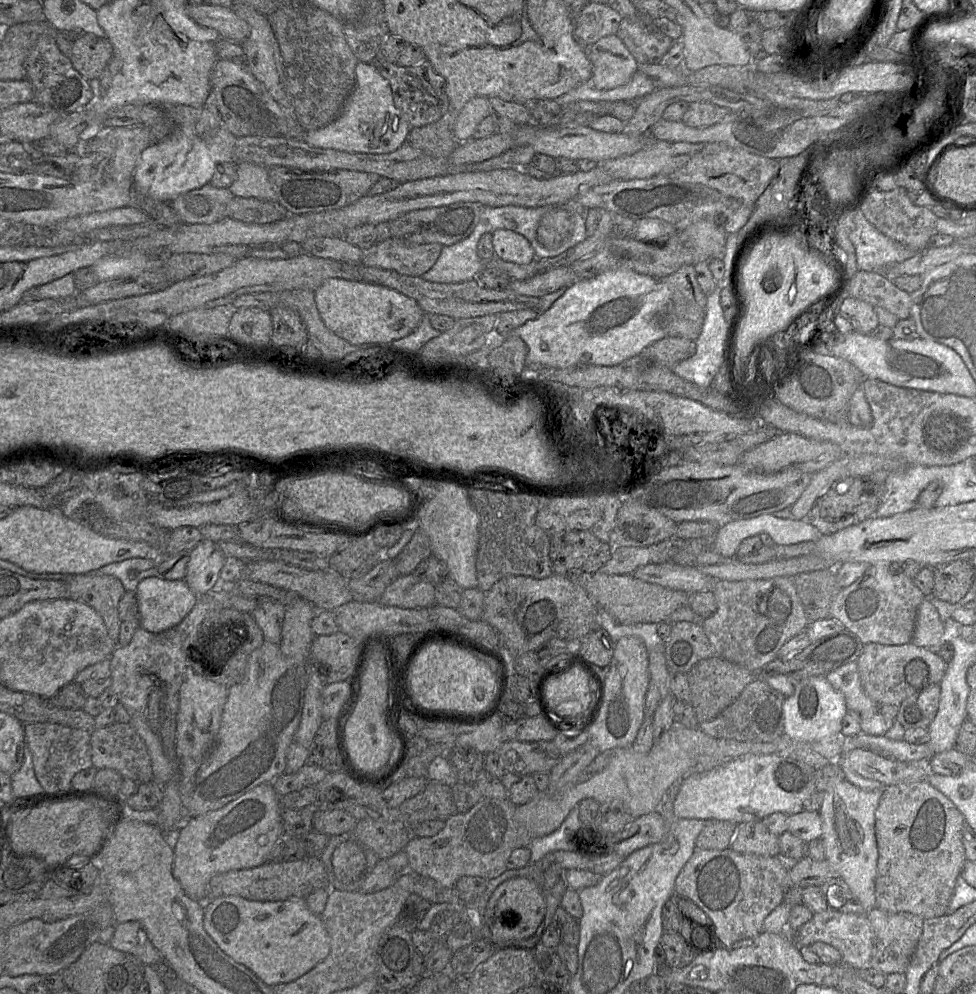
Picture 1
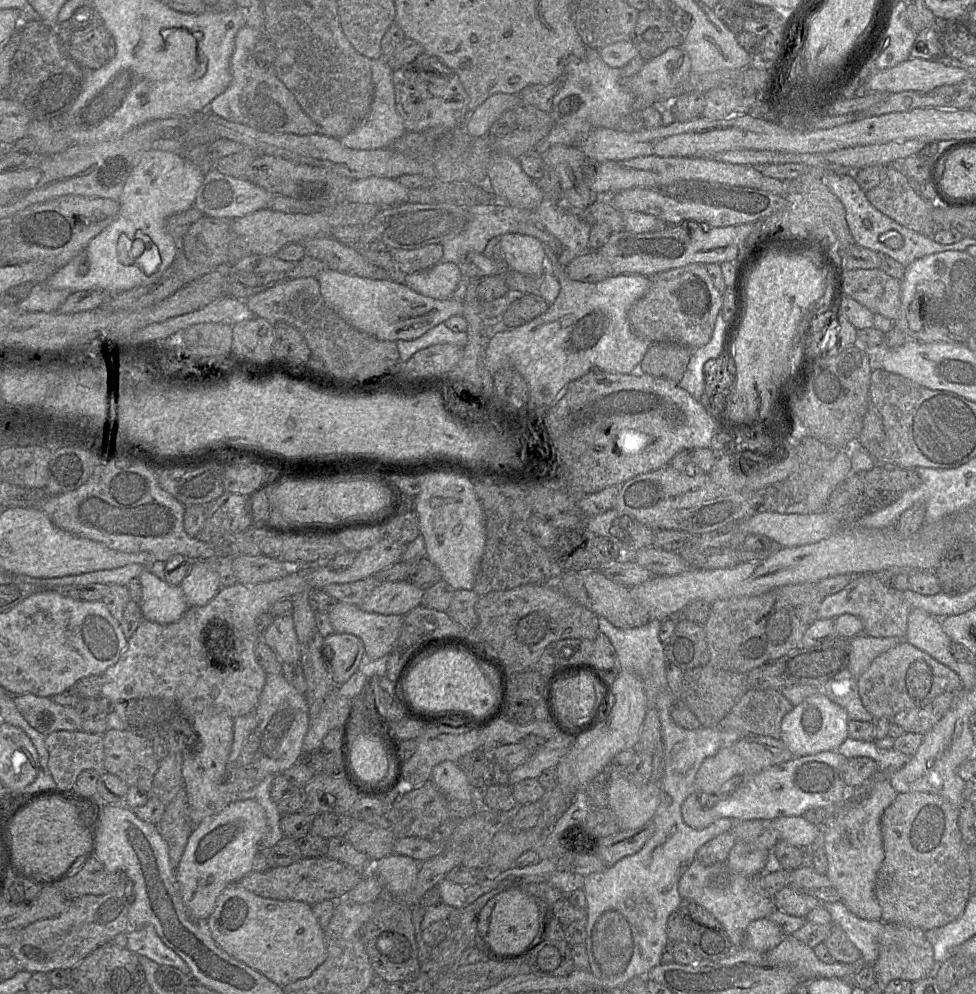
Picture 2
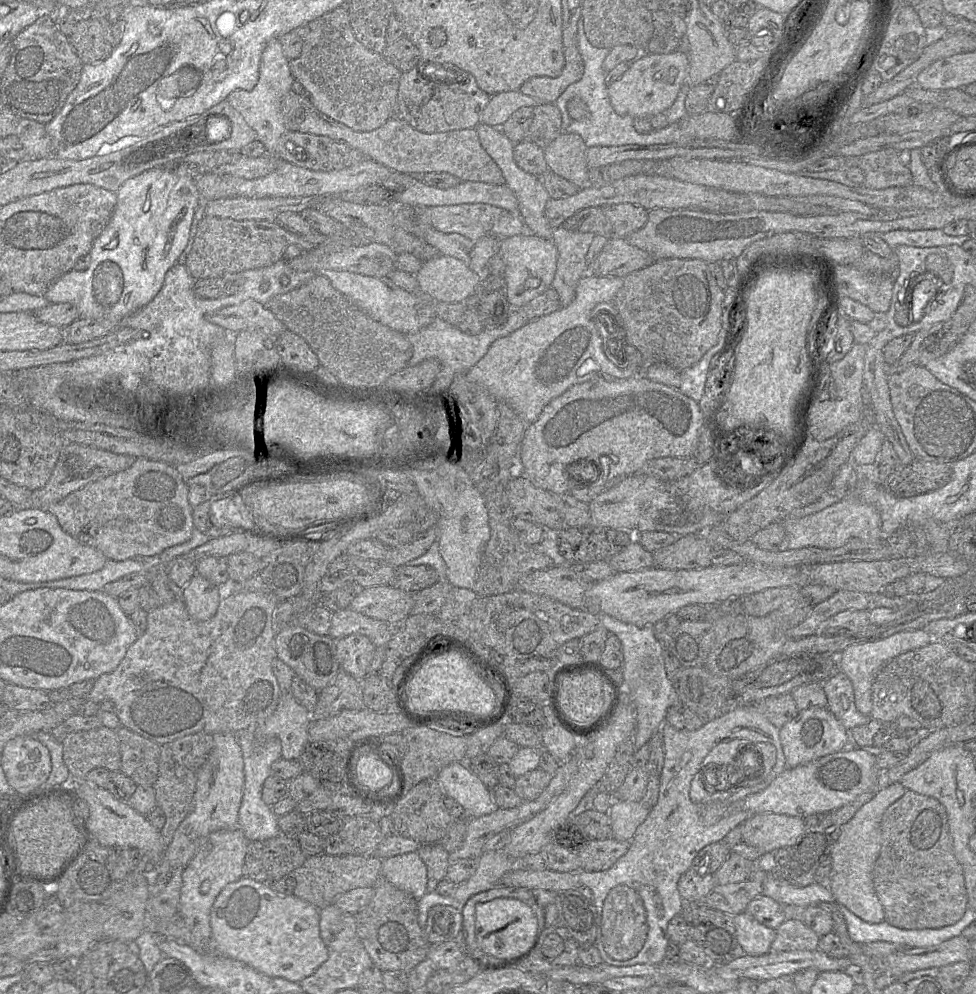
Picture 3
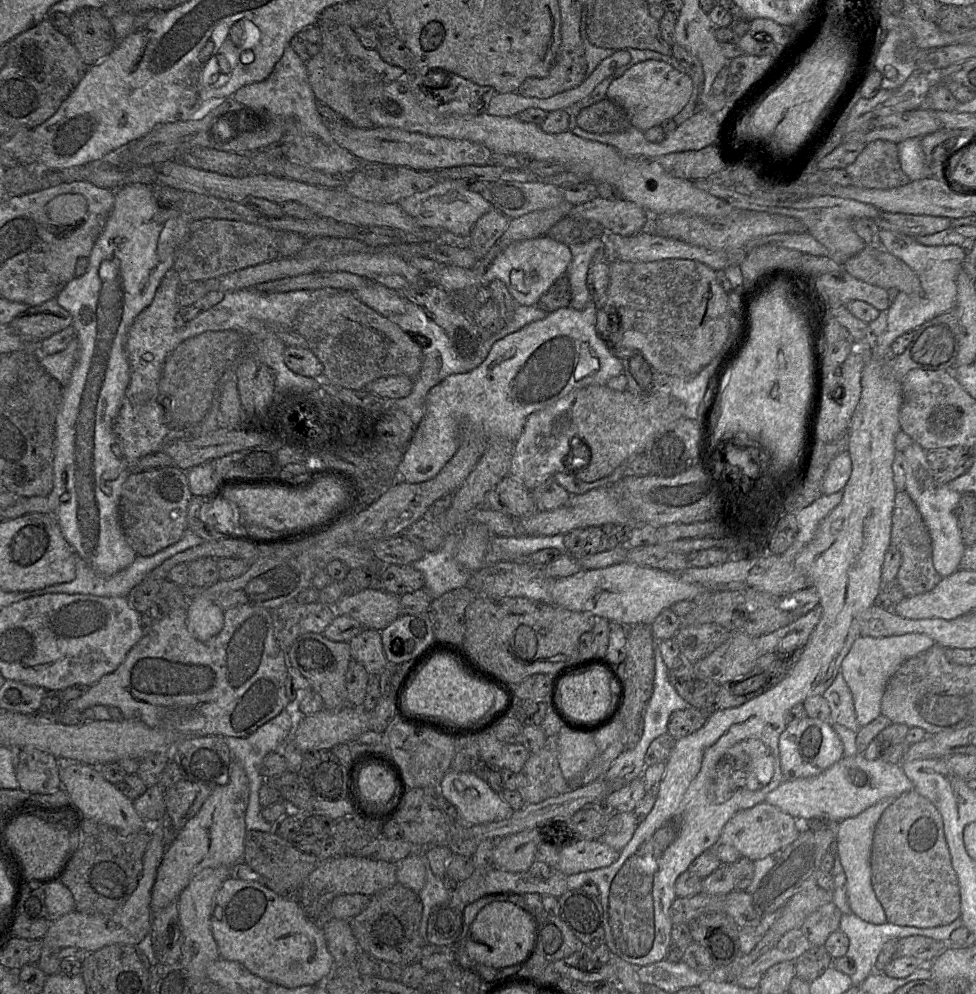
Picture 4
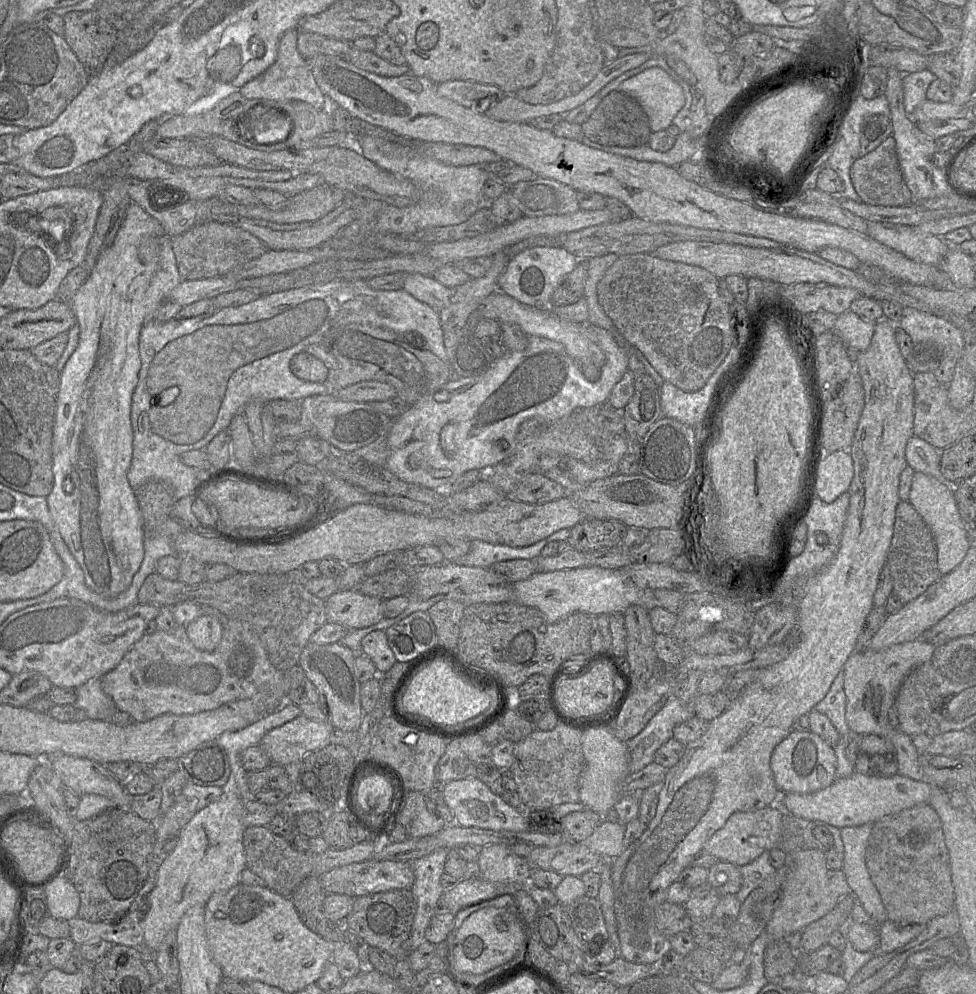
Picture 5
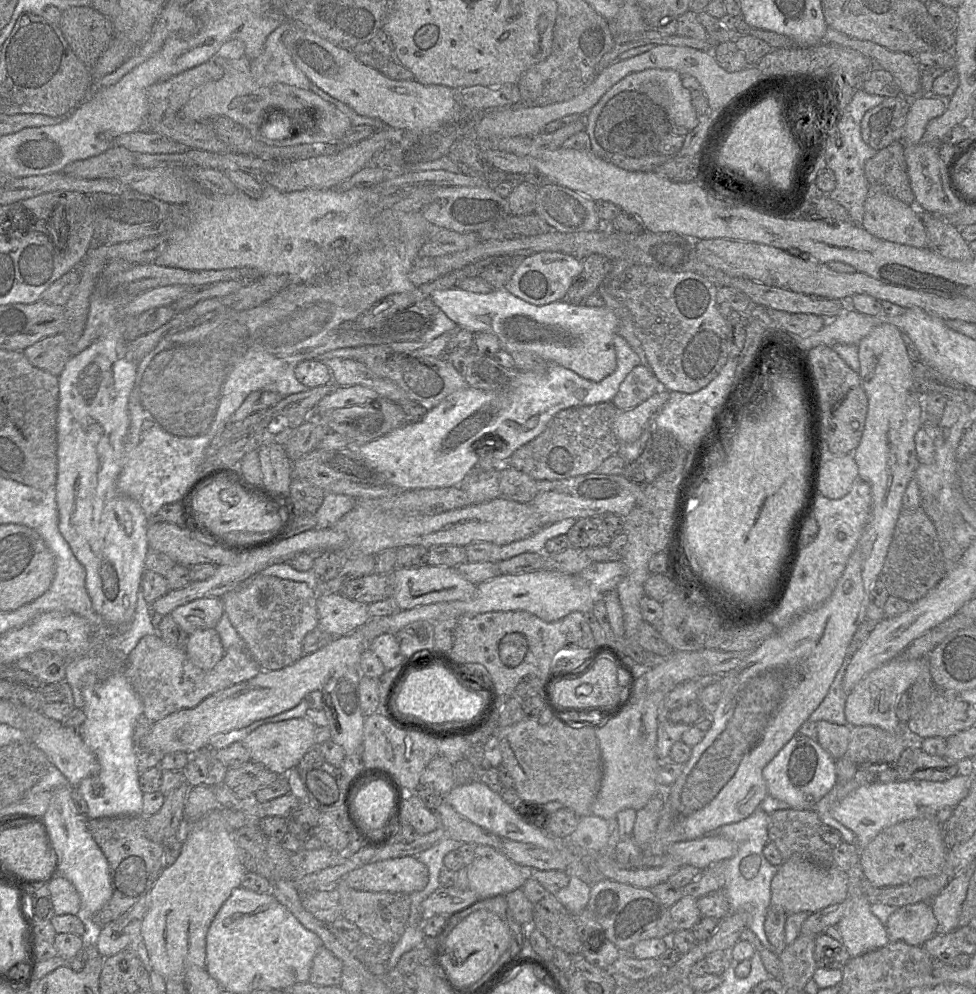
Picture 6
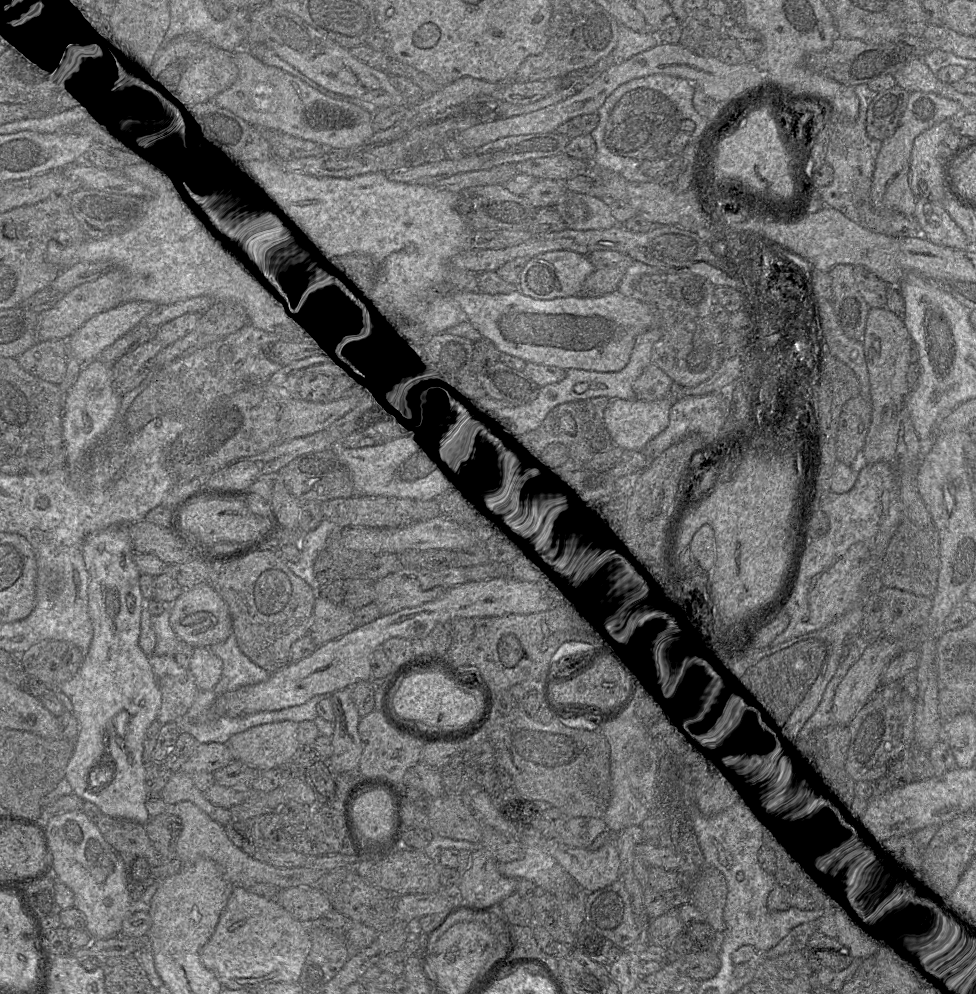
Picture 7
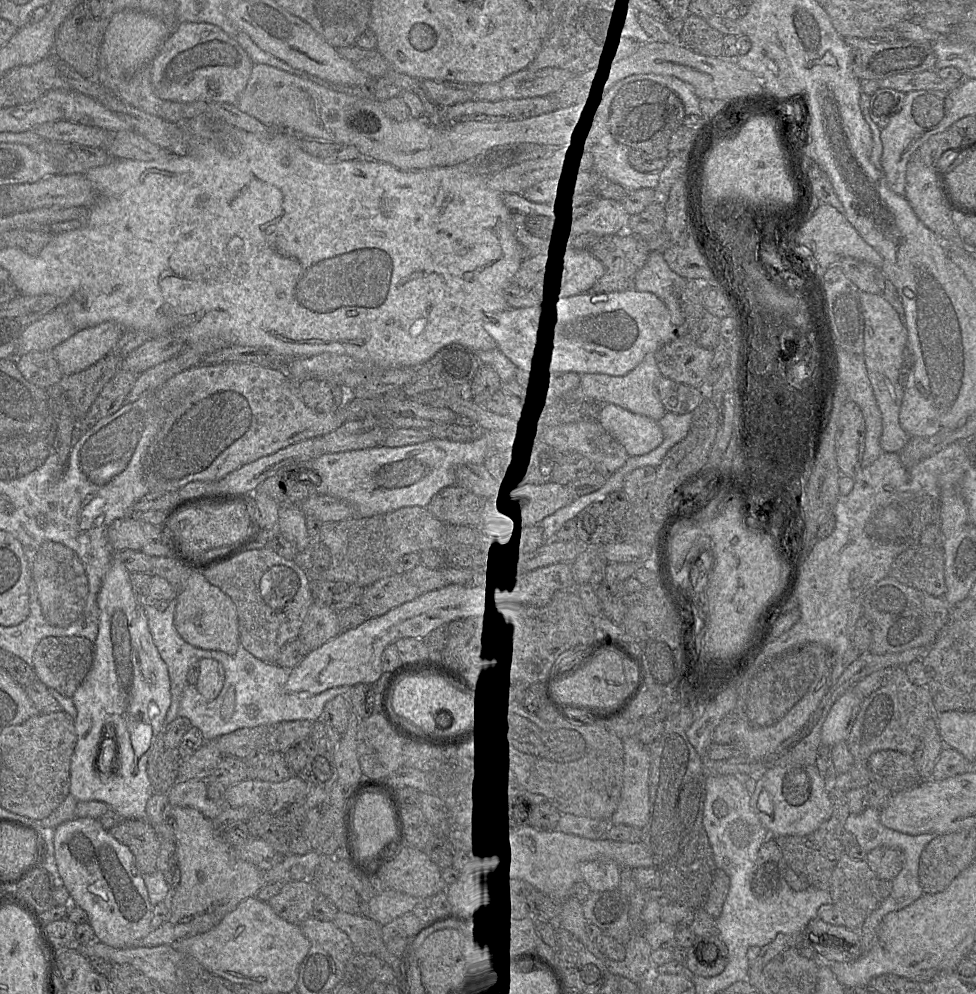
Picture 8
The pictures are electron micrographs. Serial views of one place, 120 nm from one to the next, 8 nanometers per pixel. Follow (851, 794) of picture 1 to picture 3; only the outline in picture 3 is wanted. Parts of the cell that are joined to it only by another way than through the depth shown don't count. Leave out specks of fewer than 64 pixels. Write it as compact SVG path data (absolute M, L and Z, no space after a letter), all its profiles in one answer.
M899 782L882 789L841 827L841 833L830 852L832 870L829 889L835 903L843 905L867 923L877 924L885 920L883 907L874 889L872 871L881 849L882 816L890 805L905 794L906 790Z

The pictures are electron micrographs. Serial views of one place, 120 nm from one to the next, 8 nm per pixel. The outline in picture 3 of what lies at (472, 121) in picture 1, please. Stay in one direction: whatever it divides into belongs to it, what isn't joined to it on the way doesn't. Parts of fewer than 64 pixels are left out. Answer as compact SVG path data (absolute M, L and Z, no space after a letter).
M519 90L501 92L491 96L483 110L480 123L500 128L508 118L521 107L535 107L541 103L538 99L524 95Z

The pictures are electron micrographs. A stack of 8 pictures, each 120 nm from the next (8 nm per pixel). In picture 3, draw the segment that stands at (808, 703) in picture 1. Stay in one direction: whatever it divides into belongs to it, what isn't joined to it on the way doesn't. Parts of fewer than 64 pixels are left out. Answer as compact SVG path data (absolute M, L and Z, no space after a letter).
M810 708L800 711L795 718L780 729L780 742L787 768L817 760L840 752L848 747L847 729L827 708Z

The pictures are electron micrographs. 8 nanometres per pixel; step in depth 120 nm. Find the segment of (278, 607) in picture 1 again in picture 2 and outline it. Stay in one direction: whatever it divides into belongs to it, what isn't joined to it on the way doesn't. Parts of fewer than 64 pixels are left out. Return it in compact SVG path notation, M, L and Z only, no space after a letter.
M292 615L276 617L263 631L262 640L275 652L282 663L300 663L300 645Z

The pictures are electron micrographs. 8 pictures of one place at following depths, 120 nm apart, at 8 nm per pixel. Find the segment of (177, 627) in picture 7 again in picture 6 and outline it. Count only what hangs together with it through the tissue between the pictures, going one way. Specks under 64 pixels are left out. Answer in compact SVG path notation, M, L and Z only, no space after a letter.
M206 597L175 608L171 617L189 635L197 629L215 628L223 613L222 598Z

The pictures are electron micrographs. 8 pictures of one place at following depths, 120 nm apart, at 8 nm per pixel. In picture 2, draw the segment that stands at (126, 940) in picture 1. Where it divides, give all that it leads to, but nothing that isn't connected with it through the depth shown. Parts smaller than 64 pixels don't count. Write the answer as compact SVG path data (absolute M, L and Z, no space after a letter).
M152 925L128 930L126 948L136 955L151 959L160 966L172 966L190 975L190 969L185 961L161 941Z

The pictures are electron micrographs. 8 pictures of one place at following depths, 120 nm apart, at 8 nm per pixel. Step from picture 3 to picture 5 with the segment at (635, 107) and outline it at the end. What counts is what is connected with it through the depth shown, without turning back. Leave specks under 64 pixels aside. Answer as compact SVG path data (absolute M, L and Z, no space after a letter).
M650 67L623 81L616 89L634 98L646 112L652 132L666 130L685 102L681 86L660 67Z

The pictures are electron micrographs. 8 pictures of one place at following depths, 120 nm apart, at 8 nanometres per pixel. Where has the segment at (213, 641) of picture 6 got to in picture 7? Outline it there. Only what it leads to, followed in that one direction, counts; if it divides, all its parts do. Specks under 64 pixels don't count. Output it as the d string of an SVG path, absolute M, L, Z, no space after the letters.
M195 647L189 670L199 690L212 691L221 678L222 660L209 647Z

